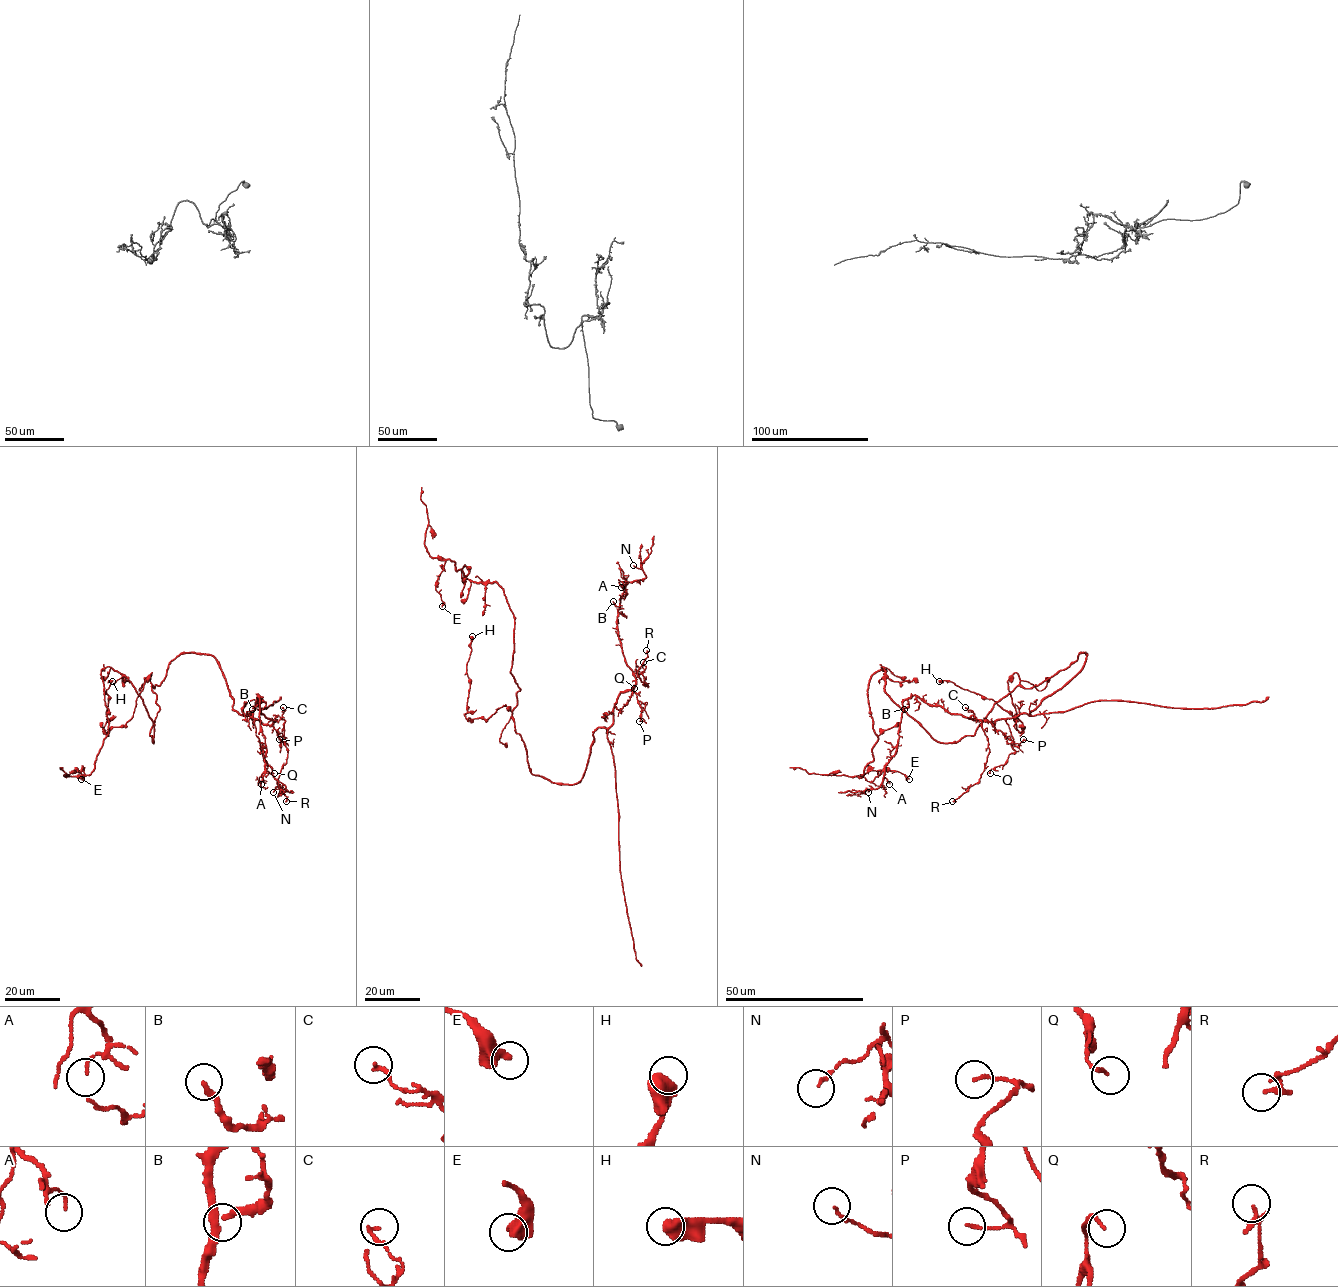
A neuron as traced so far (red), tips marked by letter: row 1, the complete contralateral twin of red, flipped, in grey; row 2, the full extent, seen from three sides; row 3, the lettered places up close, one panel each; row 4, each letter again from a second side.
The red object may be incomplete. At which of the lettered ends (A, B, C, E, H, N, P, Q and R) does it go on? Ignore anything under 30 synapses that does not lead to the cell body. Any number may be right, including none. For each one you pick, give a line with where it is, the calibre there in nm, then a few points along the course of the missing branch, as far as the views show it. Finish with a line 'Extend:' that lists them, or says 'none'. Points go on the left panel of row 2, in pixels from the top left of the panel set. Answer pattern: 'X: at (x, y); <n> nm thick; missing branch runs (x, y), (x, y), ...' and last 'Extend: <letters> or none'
Extend: none

